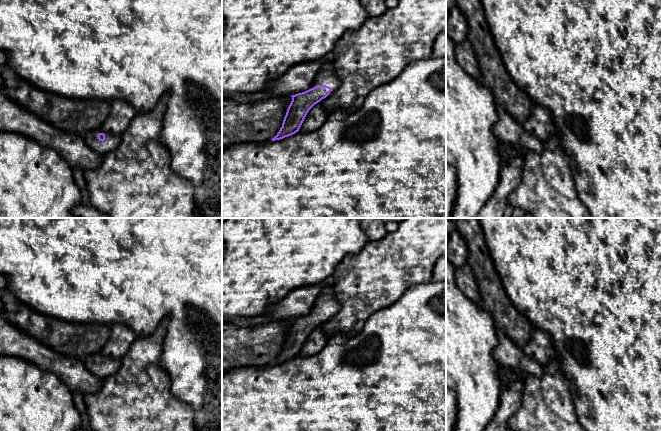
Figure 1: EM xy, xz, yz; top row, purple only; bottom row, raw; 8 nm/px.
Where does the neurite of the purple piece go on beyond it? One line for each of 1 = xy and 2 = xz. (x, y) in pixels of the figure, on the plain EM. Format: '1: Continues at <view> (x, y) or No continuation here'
1: Continues at xy (111, 366)
2: Continues at xz (327, 297)

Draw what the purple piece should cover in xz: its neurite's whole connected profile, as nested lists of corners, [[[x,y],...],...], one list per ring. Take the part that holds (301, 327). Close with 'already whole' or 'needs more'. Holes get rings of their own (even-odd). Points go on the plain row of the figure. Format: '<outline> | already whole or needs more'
[[[329,281],[322,290],[319,301],[325,305],[324,309],[318,309],[291,320],[292,325],[287,333],[282,351],[277,359],[272,362],[272,365],[283,363],[298,356],[309,334],[326,322],[331,315],[335,315],[341,307]]] | needs more

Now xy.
[[[99,357],[98,363],[100,365],[100,371],[104,377],[111,376],[120,367],[120,361],[104,357]]] | needs more

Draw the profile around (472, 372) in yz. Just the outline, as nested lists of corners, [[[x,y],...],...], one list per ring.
[[[446,258],[446,387],[456,393],[458,405],[453,431],[483,431],[498,409],[502,388],[498,378],[500,364],[492,355],[493,349],[498,345],[496,324],[481,304],[471,301],[457,287],[455,268]]]

